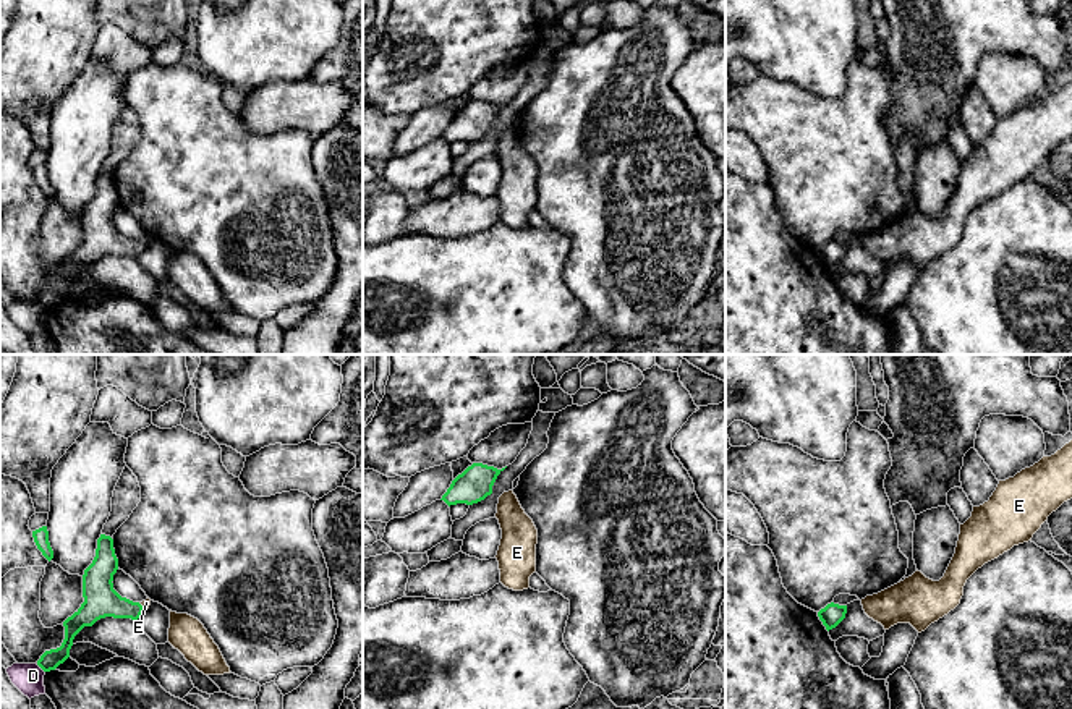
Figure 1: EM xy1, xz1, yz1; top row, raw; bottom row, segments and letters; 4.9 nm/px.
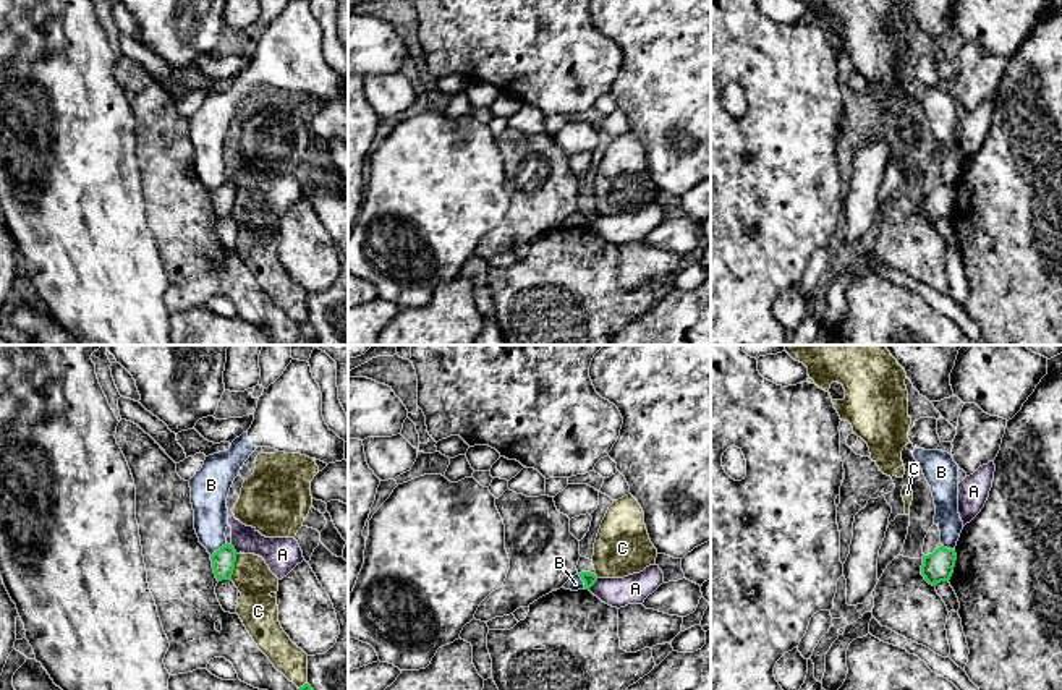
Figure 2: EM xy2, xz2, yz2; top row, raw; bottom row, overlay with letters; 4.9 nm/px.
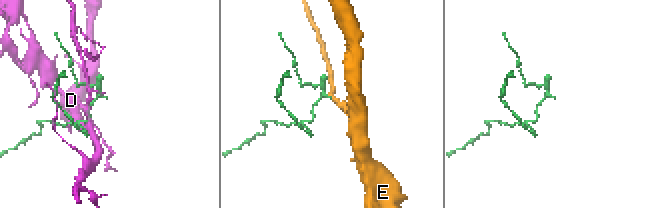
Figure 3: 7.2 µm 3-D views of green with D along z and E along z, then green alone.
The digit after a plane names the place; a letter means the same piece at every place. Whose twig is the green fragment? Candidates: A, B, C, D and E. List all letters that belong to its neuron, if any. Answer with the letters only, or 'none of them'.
E

